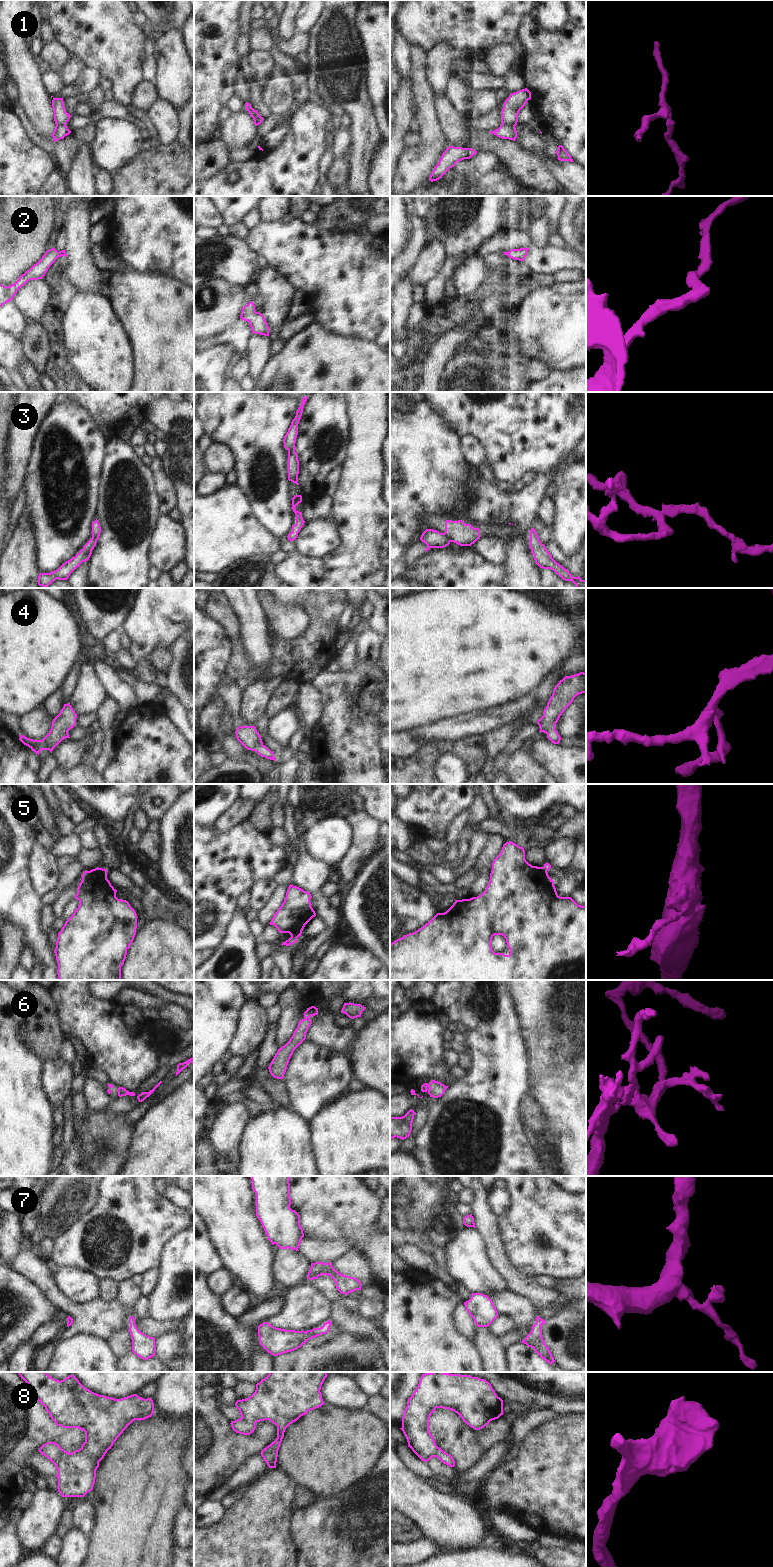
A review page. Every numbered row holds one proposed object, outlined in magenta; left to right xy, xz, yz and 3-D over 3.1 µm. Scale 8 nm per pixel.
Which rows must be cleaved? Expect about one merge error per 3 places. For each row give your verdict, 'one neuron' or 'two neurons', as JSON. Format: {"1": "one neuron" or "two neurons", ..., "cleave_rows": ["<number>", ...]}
{"1": "two neurons", "2": "one neuron", "3": "two neurons", "4": "one neuron", "5": "two neurons", "6": "one neuron", "7": "one neuron", "8": "one neuron", "cleave_rows": ["1", "3", "5"]}

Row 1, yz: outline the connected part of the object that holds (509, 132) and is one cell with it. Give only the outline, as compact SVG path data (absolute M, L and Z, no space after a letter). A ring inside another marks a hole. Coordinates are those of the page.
M501 124L498 129L490 131L490 133L502 139L509 139L515 141L517 138L516 128L512 125Z

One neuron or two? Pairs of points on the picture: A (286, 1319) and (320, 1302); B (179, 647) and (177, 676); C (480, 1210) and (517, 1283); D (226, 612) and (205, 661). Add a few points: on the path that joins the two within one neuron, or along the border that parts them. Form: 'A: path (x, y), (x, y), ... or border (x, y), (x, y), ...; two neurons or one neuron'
A: path (294, 1316), (306, 1307), (312, 1306); one neuron
B: path (179, 654), (179, 669); one neuron
C: path (488, 1228), (496, 1255), (502, 1265); one neuron
D: border (204, 611), (223, 627), (228, 639), (233, 644); two neurons

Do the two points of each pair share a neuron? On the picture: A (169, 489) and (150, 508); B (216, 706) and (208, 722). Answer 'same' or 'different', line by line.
A: different
B: same

